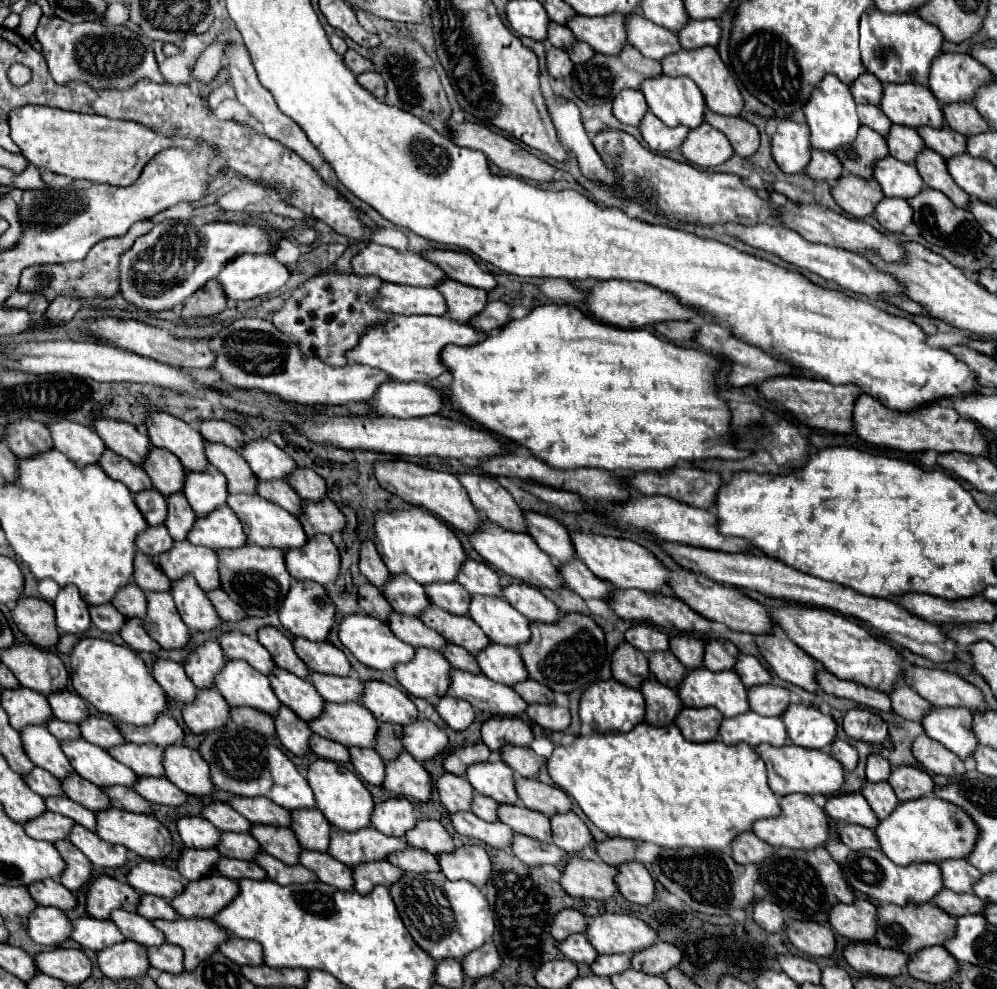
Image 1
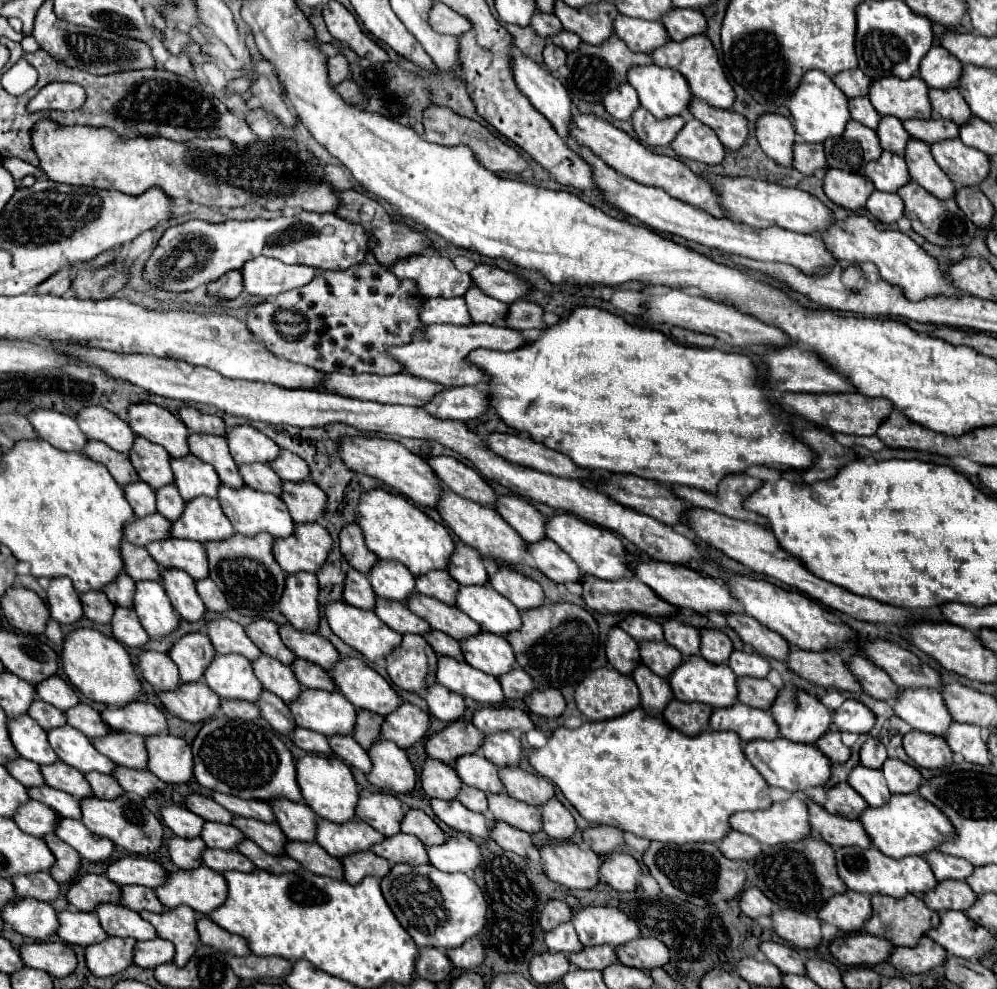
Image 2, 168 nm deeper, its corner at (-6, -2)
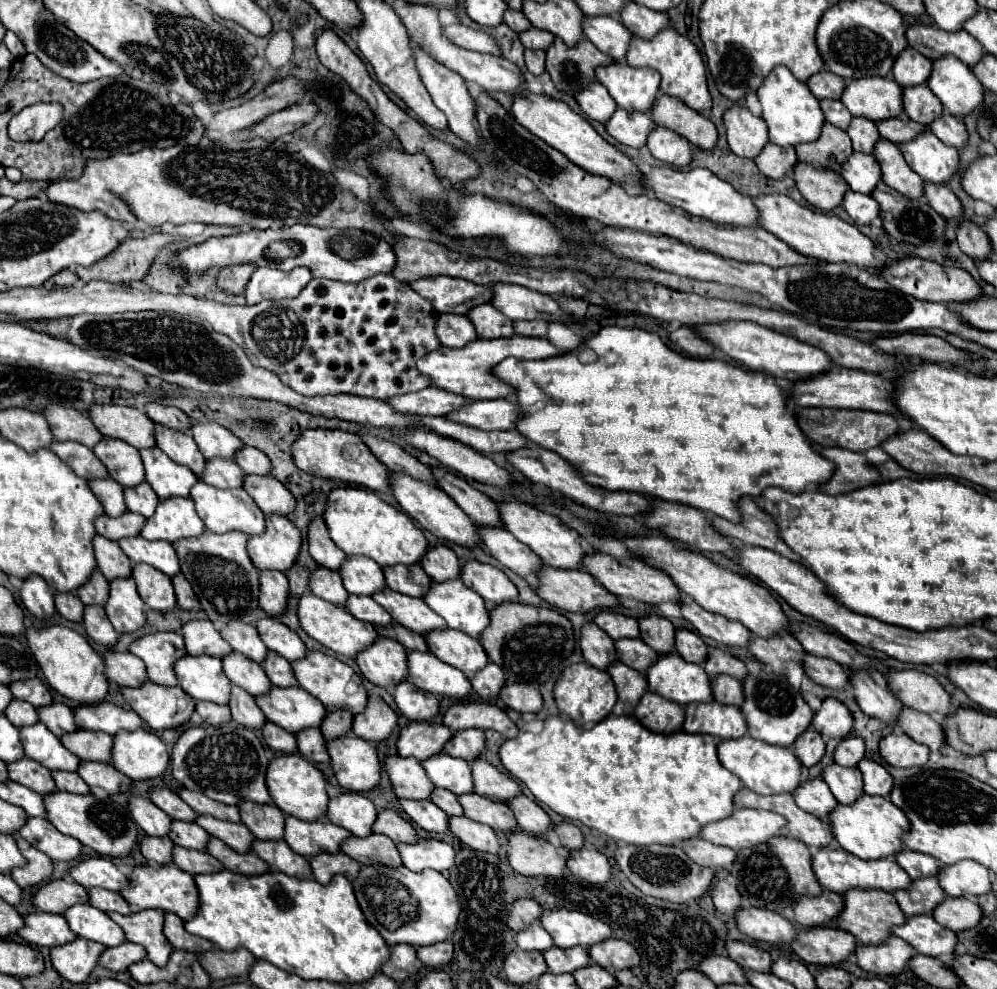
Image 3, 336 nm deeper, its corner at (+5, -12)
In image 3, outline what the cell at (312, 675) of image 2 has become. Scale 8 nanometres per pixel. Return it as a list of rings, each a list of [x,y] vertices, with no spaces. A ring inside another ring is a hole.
[[[267,651],[265,655],[265,661],[263,661],[263,669],[267,671],[267,677],[273,685],[277,687],[293,687],[297,685],[295,683],[295,675],[291,671],[291,665],[285,657],[279,657],[271,651]]]

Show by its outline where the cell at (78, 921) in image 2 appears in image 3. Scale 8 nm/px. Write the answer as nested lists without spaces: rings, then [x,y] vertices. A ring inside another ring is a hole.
[[[29,913],[23,915],[23,929],[19,929],[19,937],[23,937],[31,945],[45,945],[45,947],[55,947],[71,941],[71,937],[77,937],[71,933],[67,921],[63,915],[57,913]]]

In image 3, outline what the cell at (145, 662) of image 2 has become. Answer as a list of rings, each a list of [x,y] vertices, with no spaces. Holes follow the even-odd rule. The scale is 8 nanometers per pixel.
[[[107,651],[103,653],[103,665],[109,681],[123,685],[123,687],[137,687],[147,681],[147,671],[143,667],[143,661],[131,653],[119,653],[119,651]]]

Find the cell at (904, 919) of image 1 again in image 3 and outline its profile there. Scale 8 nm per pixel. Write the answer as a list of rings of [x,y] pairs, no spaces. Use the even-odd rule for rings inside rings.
[[[851,889],[843,895],[843,901],[845,901],[843,913],[839,913],[839,917],[835,919],[837,927],[851,933],[863,945],[883,943],[891,935],[889,927],[891,925],[901,925],[905,921],[905,915],[899,909],[895,897],[891,893],[881,891],[881,889],[879,891],[877,889]]]

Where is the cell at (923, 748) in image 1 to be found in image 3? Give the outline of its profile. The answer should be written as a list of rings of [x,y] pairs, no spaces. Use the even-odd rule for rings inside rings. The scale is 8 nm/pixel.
[[[891,733],[879,743],[881,757],[893,767],[919,767],[927,763],[929,749],[921,743],[915,743],[905,733]]]

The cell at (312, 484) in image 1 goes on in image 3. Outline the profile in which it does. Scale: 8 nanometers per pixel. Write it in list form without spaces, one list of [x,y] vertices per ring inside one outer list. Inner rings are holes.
[[[243,447],[235,455],[235,463],[245,471],[245,473],[255,473],[255,475],[269,475],[271,463],[265,453],[261,453],[255,447]]]

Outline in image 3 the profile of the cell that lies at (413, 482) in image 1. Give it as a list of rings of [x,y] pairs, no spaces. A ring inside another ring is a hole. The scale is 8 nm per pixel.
[[[305,429],[291,445],[291,459],[299,469],[315,477],[337,479],[343,483],[367,487],[375,493],[391,493],[389,487],[389,469],[381,465],[375,455],[363,445],[363,441],[347,431],[337,429]]]

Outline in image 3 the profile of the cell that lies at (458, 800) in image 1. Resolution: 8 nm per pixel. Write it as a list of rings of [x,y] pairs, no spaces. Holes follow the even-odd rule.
[[[389,755],[385,759],[385,771],[389,775],[389,781],[397,797],[429,799],[433,785],[417,759]]]

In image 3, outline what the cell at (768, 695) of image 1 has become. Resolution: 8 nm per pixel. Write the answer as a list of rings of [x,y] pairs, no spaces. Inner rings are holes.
[[[711,677],[711,689],[715,693],[715,701],[725,703],[725,705],[735,705],[739,707],[743,703],[743,687],[737,679],[733,677]]]

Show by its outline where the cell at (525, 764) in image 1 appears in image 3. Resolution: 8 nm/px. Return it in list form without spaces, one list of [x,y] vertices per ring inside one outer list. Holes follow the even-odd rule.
[[[463,729],[455,731],[449,745],[445,747],[447,755],[461,757],[465,761],[473,761],[475,757],[481,757],[481,751],[485,747],[485,733],[481,729]]]

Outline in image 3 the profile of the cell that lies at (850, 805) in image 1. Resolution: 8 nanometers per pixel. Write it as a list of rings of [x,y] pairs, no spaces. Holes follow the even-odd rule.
[[[807,779],[793,791],[797,807],[801,807],[807,813],[815,813],[819,819],[825,819],[831,809],[835,809],[837,801],[833,793],[829,791],[827,783],[823,779]]]

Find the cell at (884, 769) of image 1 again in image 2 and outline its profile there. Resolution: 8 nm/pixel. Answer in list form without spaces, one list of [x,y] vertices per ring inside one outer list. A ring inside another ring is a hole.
[[[868,739],[860,749],[860,763],[868,769],[882,769],[882,763],[886,759],[886,747],[878,739]]]

